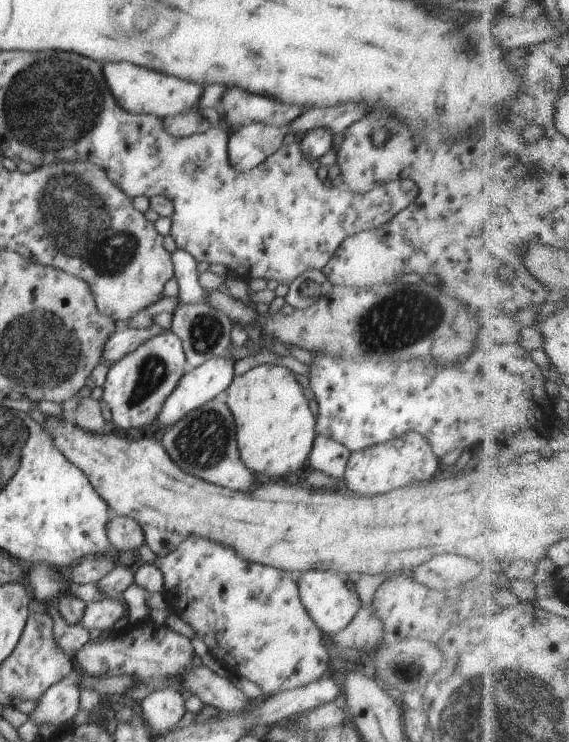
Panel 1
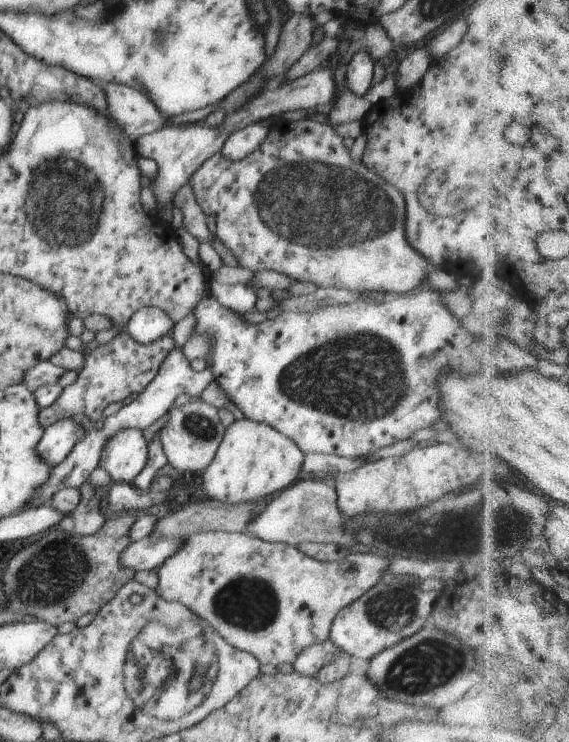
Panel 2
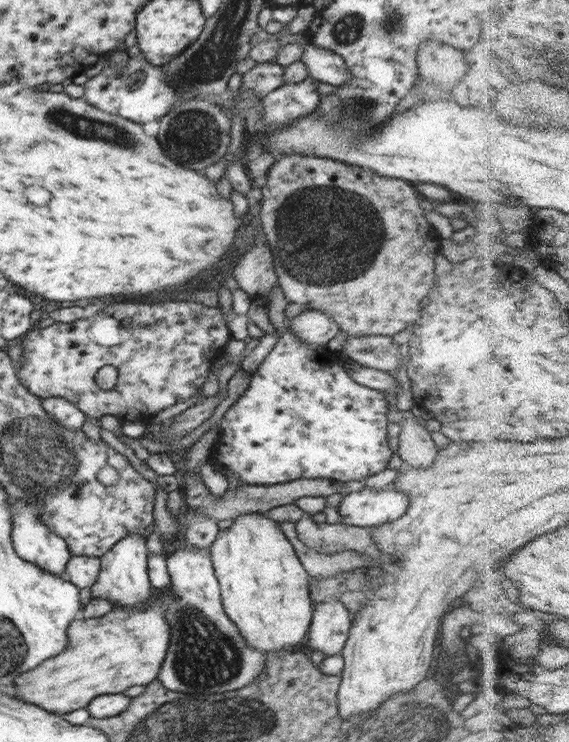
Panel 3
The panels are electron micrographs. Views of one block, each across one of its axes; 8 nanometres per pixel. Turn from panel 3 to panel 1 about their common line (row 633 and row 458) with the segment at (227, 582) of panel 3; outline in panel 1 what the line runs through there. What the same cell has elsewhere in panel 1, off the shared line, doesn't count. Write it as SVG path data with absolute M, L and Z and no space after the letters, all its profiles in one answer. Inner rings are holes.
M260 364L242 376L235 376L226 394L244 466L268 481L278 477L294 479L295 473L306 464L317 435L314 414L295 373L278 364Z

